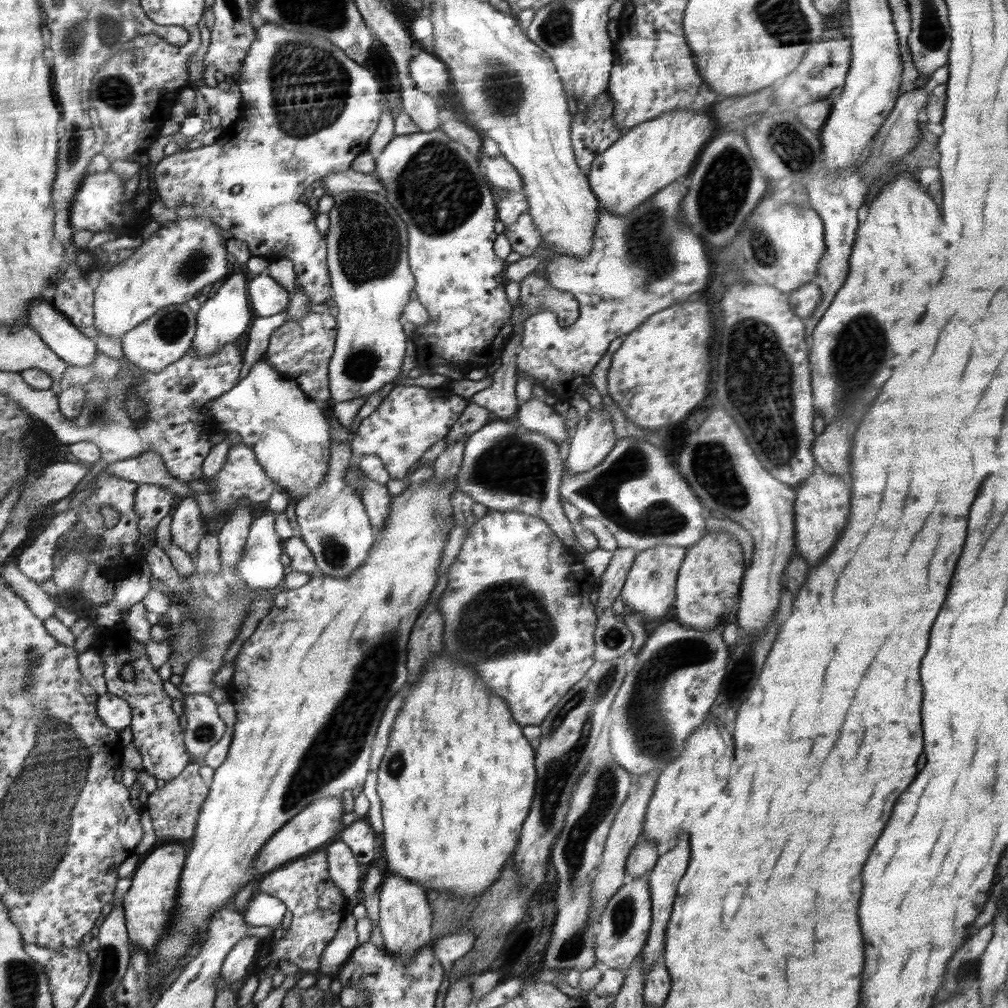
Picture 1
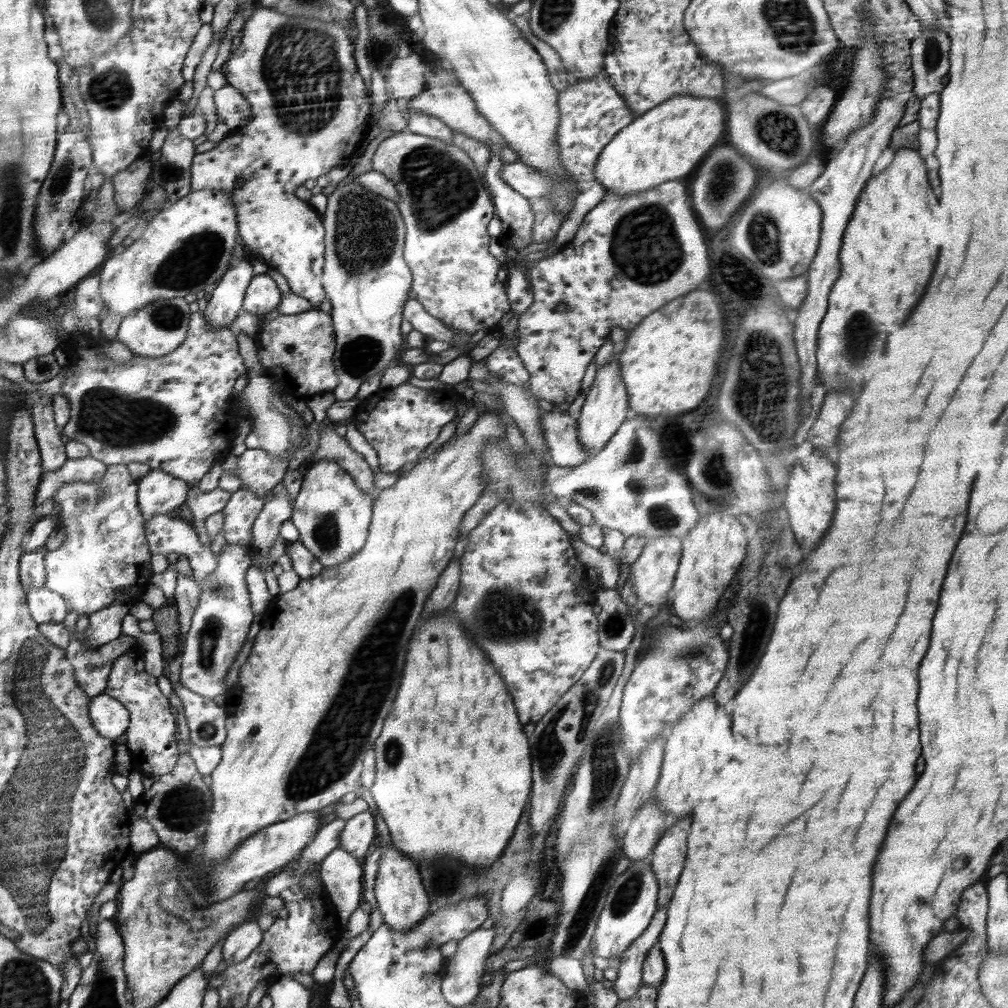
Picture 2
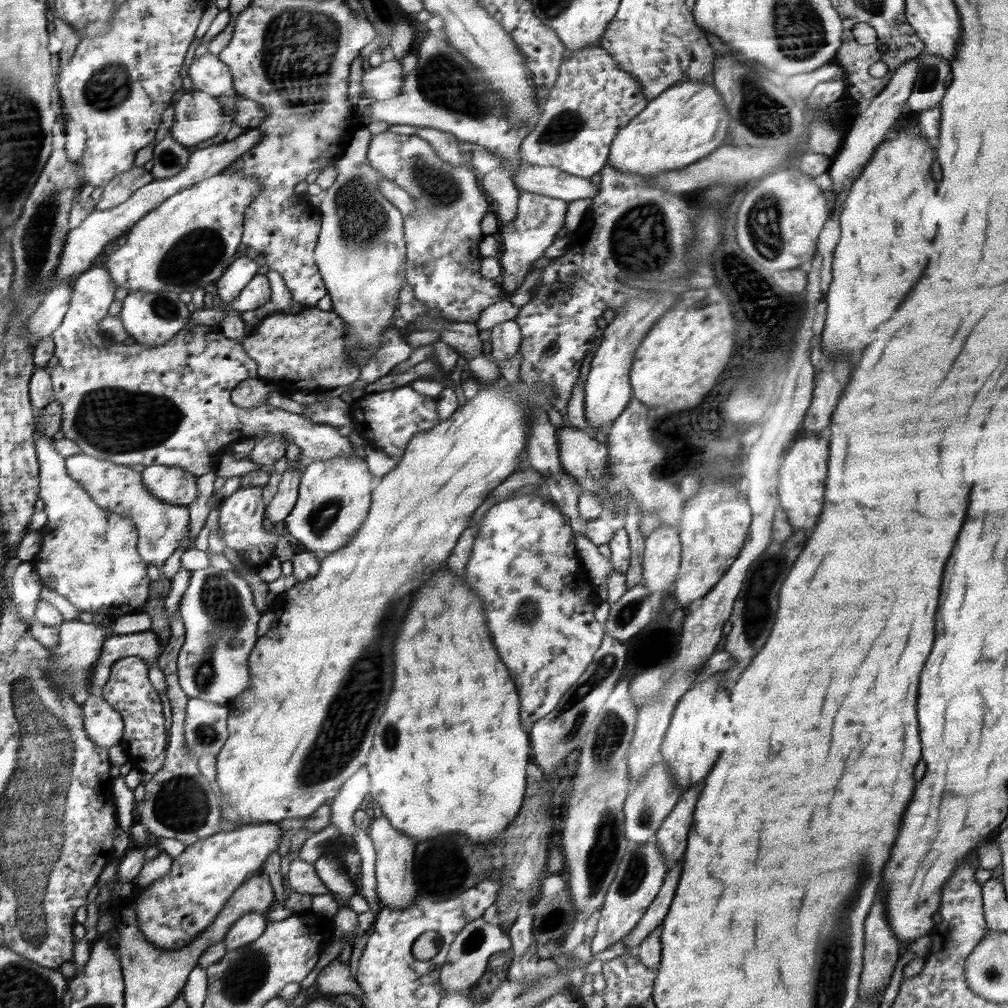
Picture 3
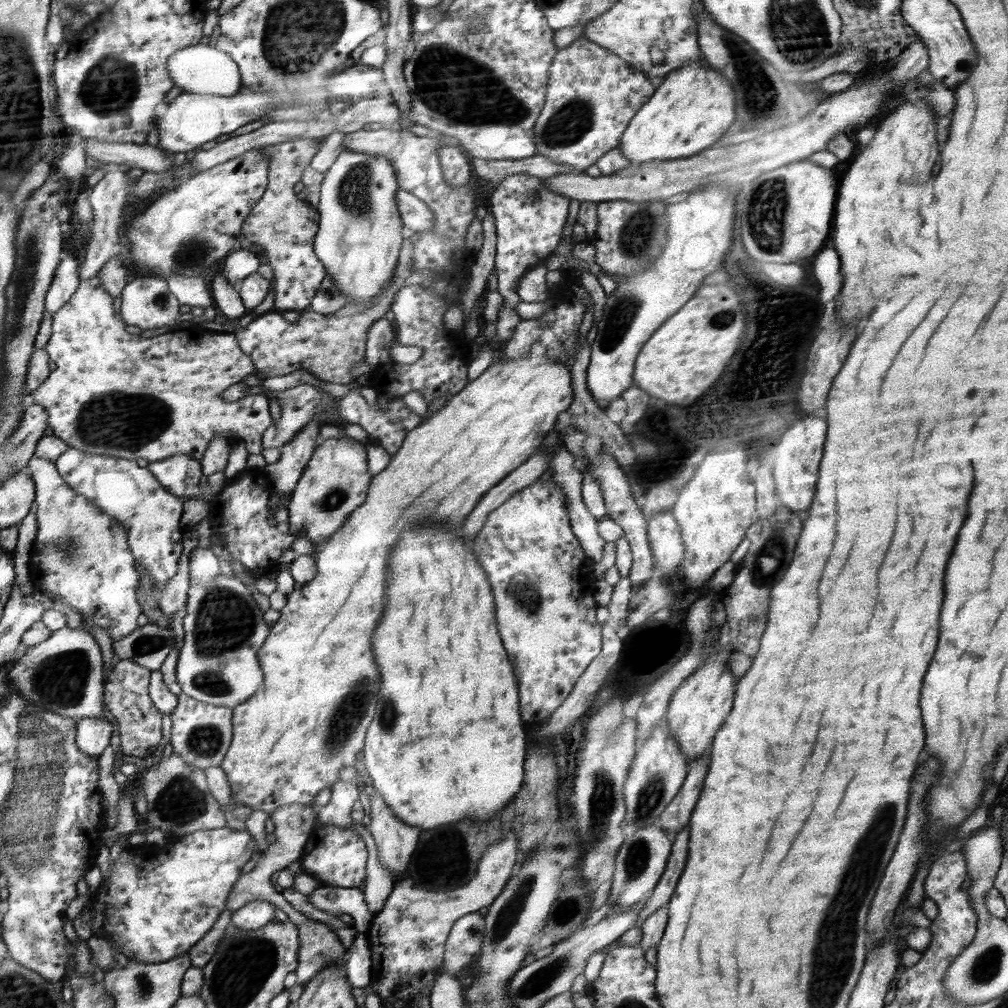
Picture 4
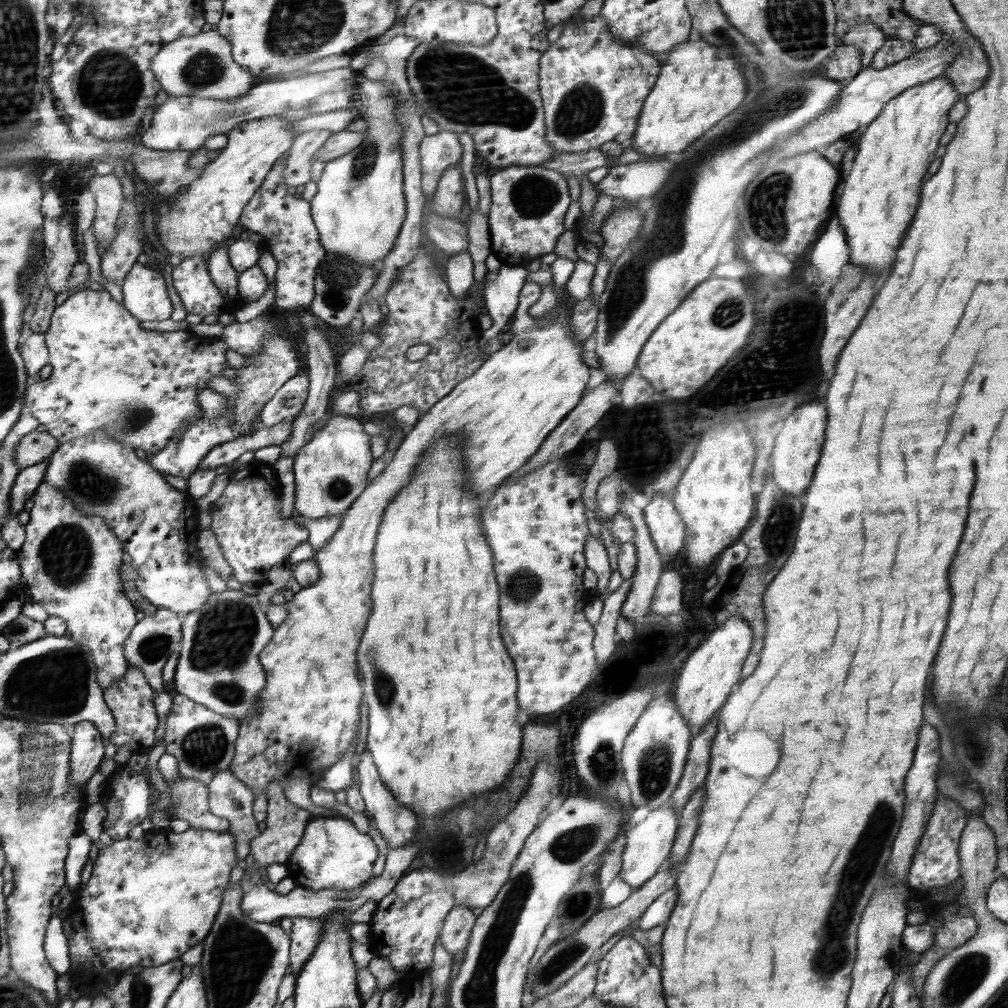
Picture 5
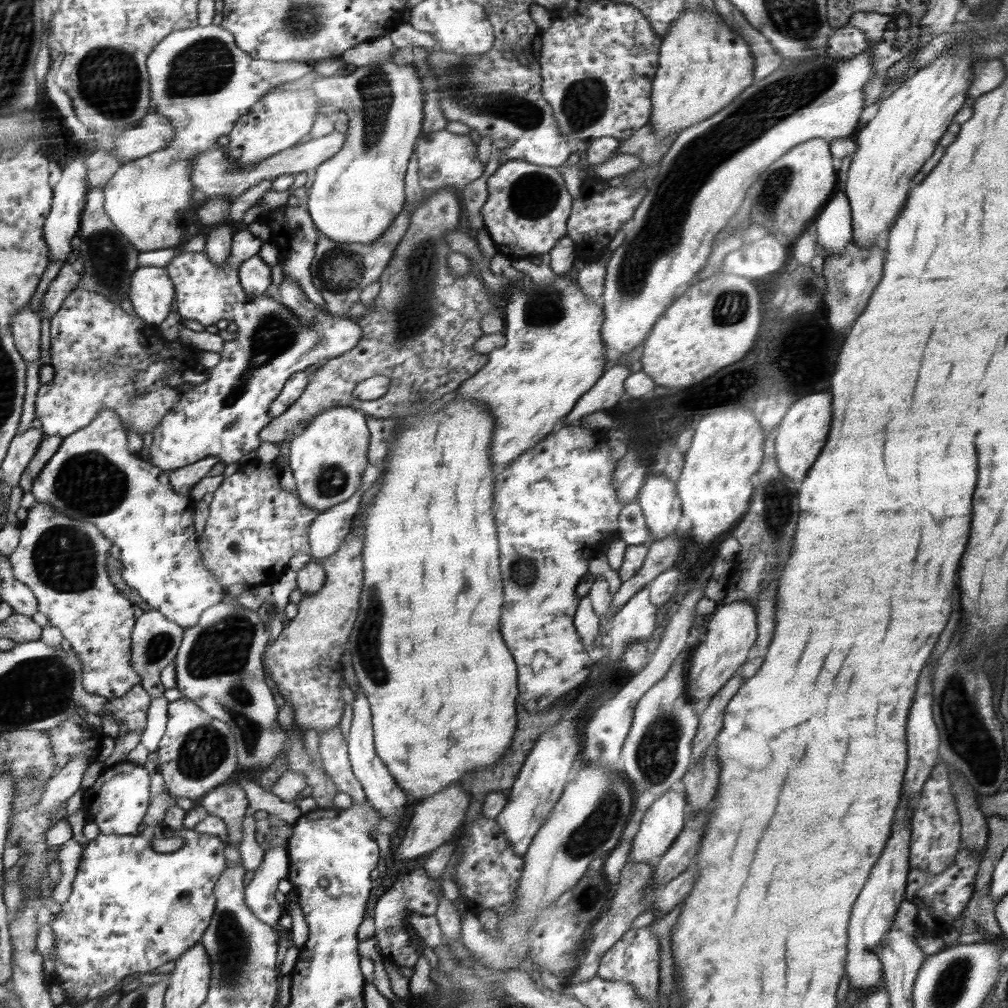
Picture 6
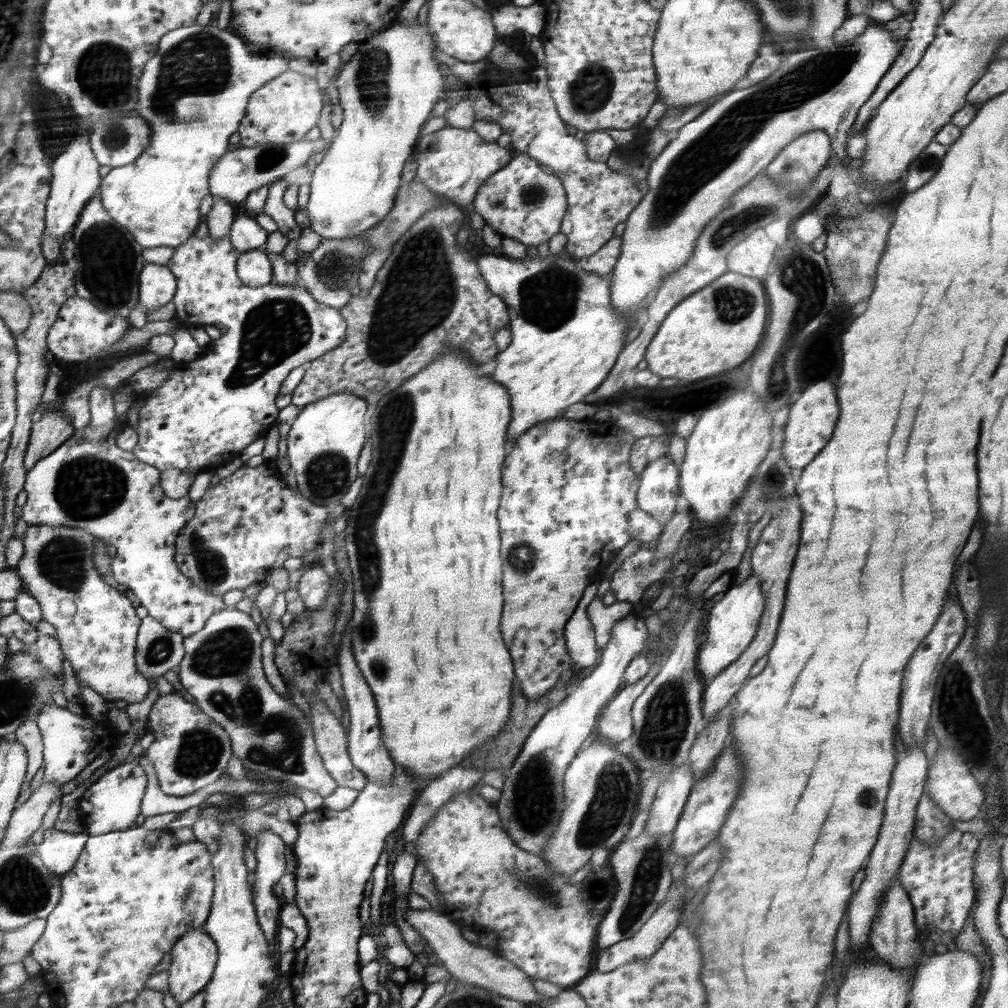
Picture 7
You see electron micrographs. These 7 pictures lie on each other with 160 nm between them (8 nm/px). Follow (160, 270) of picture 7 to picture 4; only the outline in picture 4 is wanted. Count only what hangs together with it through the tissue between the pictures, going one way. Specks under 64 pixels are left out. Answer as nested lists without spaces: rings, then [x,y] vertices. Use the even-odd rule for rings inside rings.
[[[138,276],[121,293],[123,321],[143,330],[160,328],[180,316],[180,304],[166,286],[167,279],[158,276]]]

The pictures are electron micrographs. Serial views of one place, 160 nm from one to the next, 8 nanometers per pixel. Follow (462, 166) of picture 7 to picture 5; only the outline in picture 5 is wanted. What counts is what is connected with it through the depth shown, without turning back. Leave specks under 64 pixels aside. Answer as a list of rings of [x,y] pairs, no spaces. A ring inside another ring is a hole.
[[[448,130],[425,136],[419,144],[421,158],[421,189],[425,196],[437,192],[442,173],[452,165],[458,164],[464,156],[460,136]]]

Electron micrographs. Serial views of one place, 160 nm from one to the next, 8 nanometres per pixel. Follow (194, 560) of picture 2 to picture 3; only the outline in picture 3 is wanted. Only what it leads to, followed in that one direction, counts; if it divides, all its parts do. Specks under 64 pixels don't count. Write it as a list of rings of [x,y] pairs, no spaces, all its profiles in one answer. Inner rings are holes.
[[[79,452],[65,459],[68,474],[77,479],[92,495],[94,502],[116,514],[130,517],[138,531],[138,550],[141,557],[150,565],[156,565],[160,570],[164,560],[174,554],[180,546],[188,549],[190,534],[189,507],[164,502],[149,493],[145,487],[142,474],[134,470],[133,466],[118,465],[105,459],[93,458],[92,455]]]

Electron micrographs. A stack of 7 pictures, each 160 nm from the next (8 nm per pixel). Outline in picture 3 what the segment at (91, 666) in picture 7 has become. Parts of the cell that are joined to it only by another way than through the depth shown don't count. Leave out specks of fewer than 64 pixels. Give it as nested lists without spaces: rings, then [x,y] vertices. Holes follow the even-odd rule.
[[[40,436],[35,440],[35,445],[39,477],[37,498],[45,502],[44,512],[48,515],[48,521],[39,531],[41,549],[29,561],[35,566],[42,586],[64,596],[79,612],[102,612],[110,615],[112,621],[144,612],[151,580],[146,574],[148,563],[138,550],[138,526],[130,517],[106,510],[94,502],[85,487],[68,474],[65,458],[55,449],[53,438]]]

